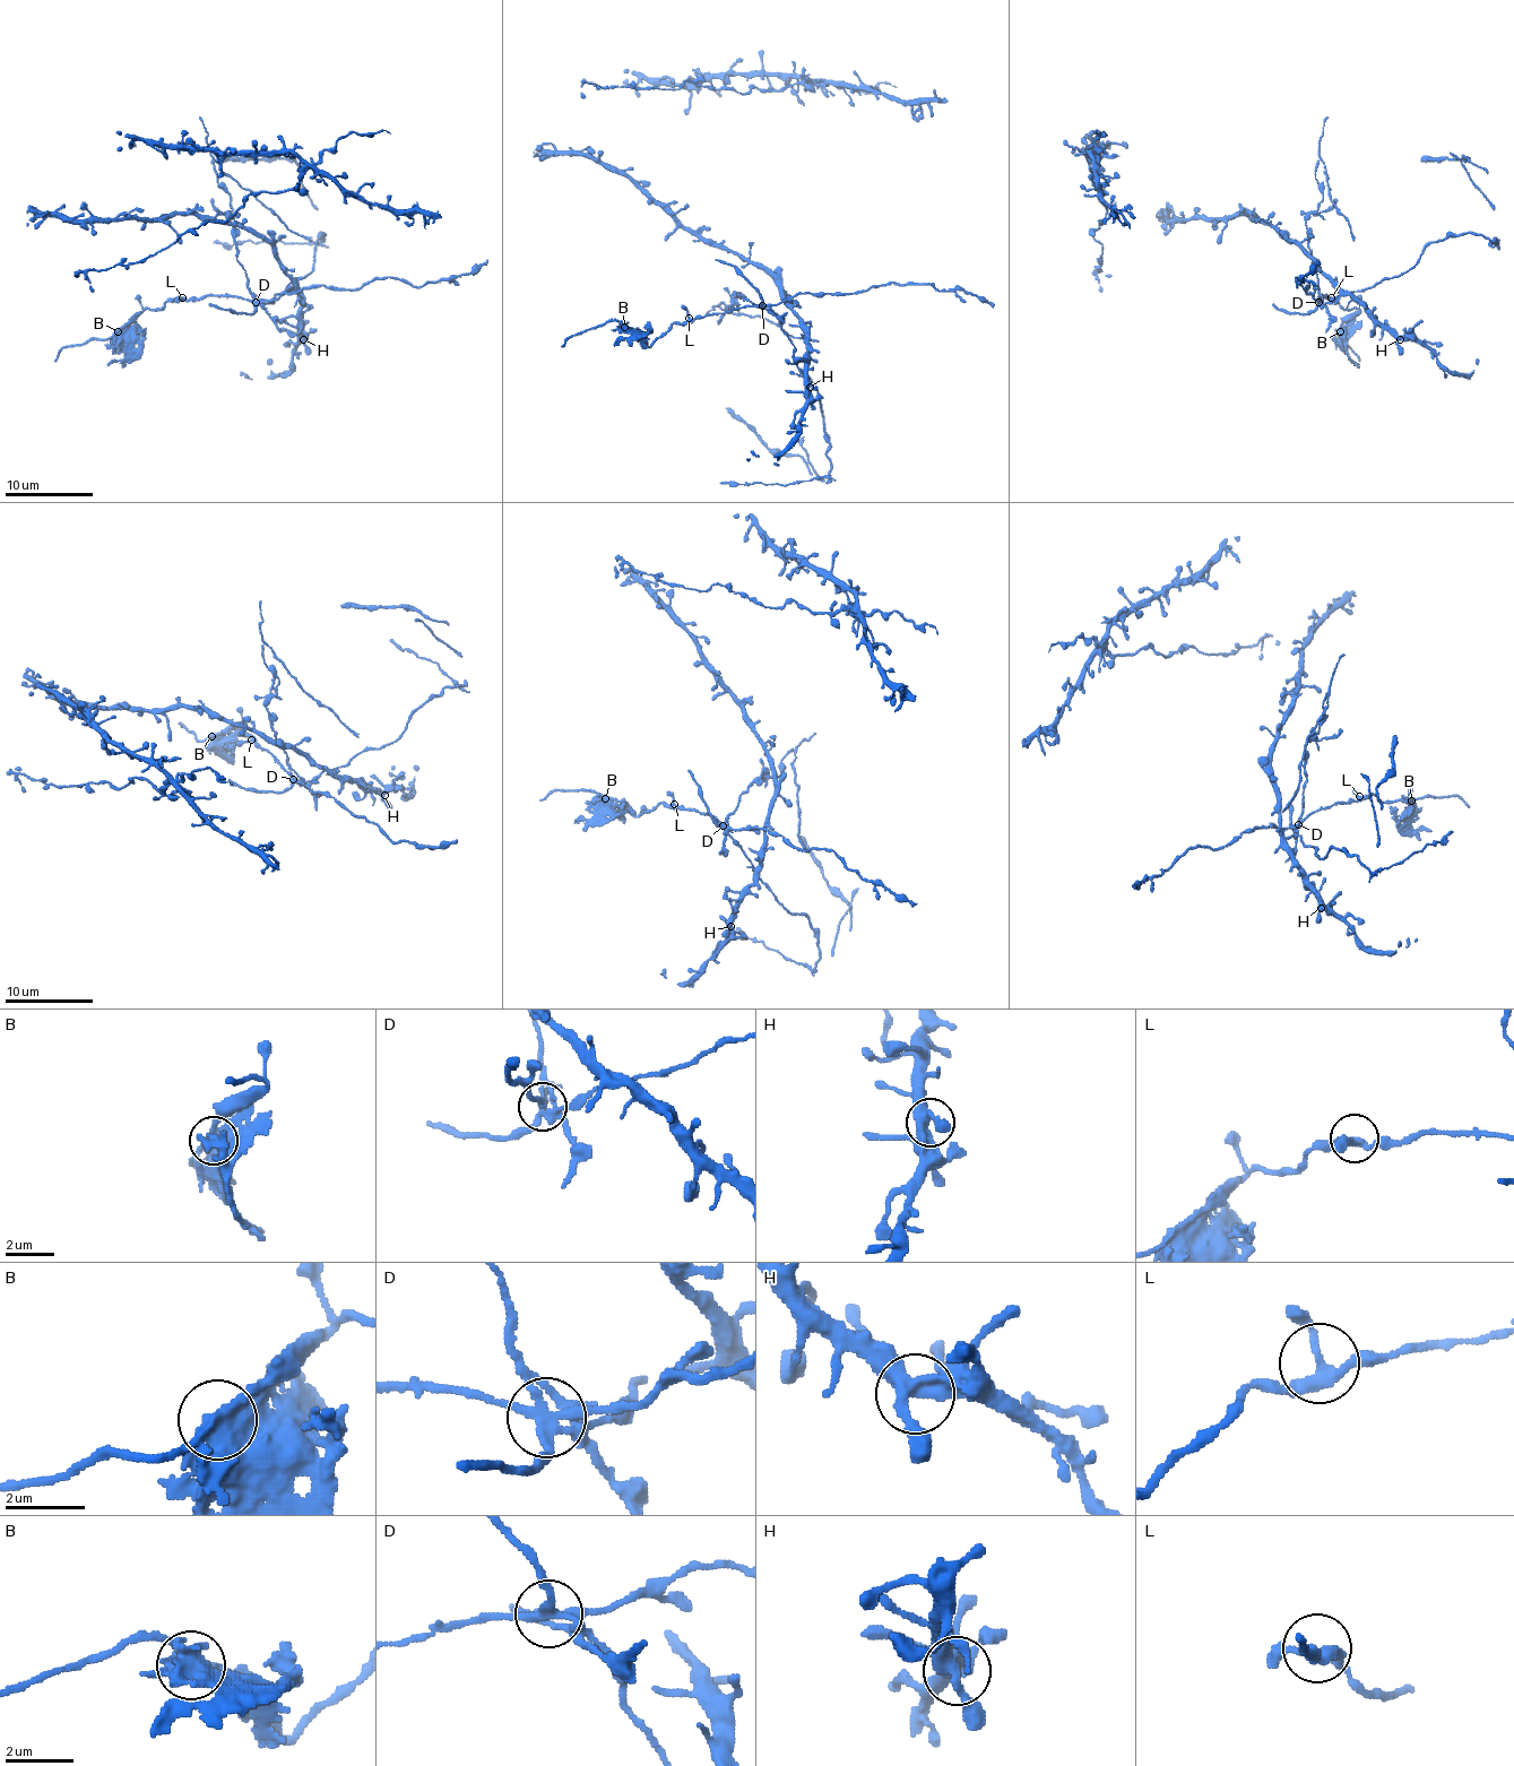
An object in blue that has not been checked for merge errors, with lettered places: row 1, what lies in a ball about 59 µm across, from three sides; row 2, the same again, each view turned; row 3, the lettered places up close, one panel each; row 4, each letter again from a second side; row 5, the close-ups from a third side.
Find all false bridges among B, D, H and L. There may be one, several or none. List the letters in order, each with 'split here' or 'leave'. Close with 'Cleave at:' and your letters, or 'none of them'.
B: split here
D: split here
H: leave
L: leave
Cleave at: B, D

